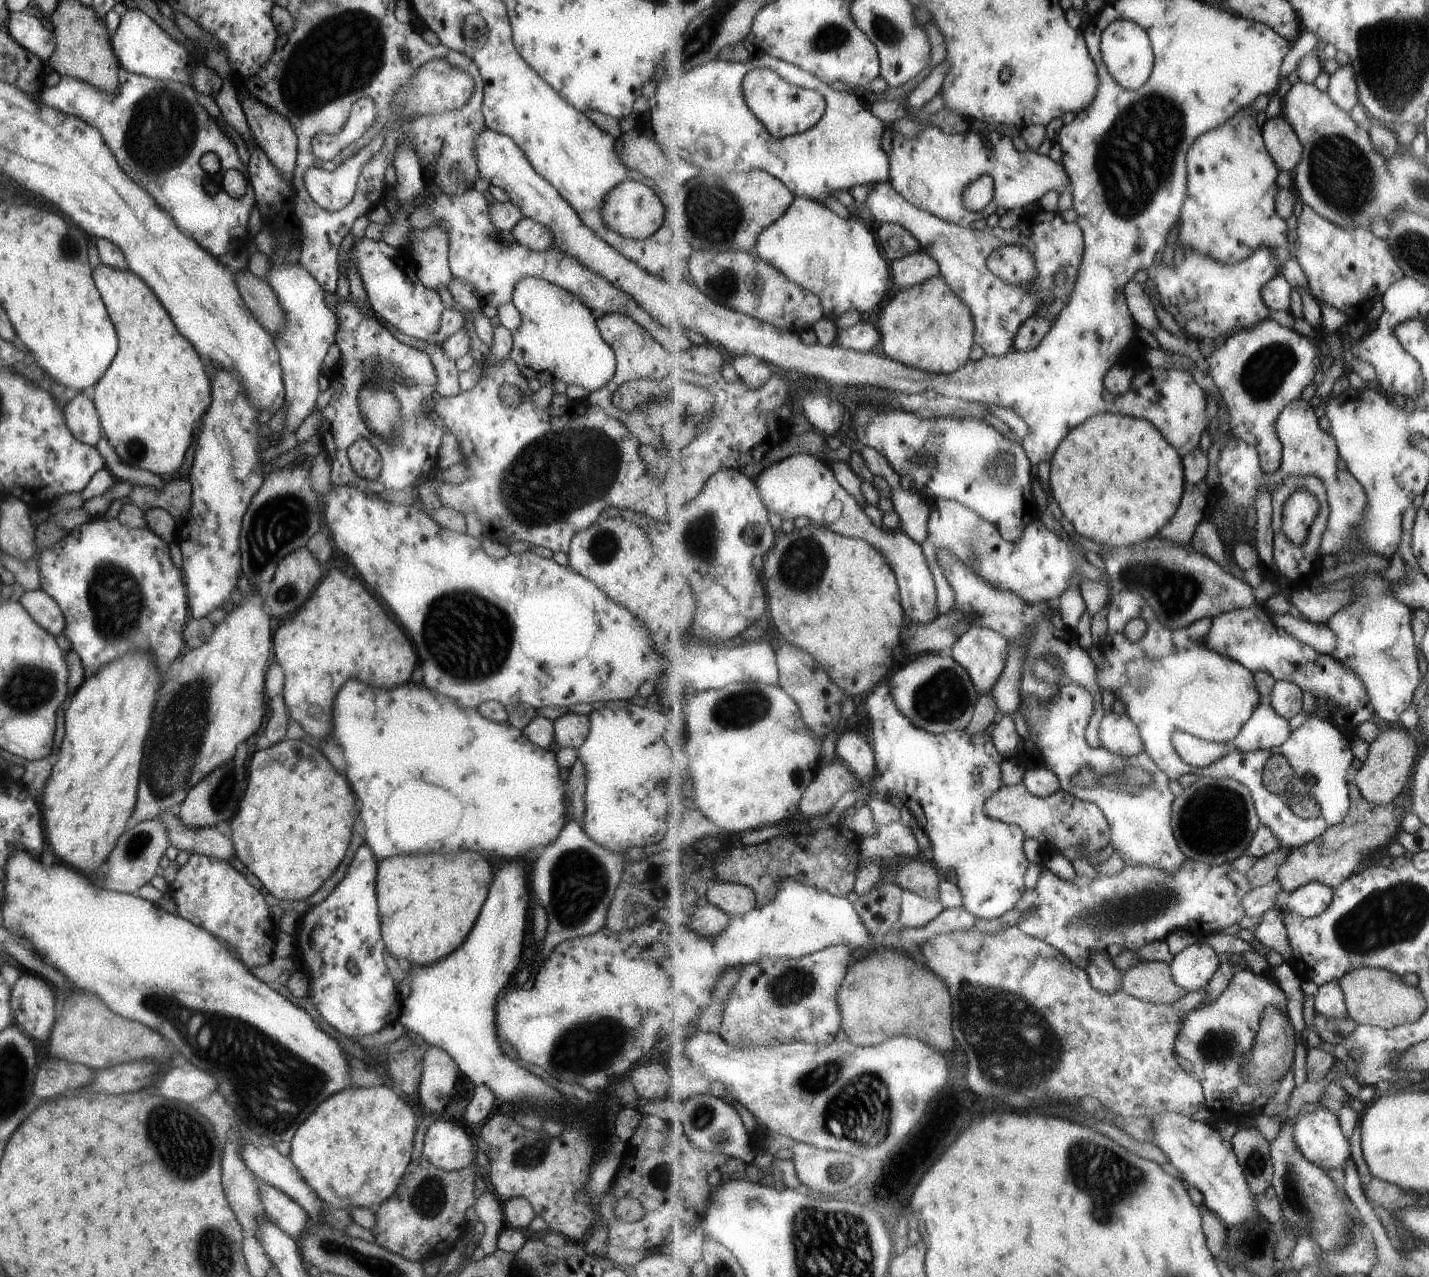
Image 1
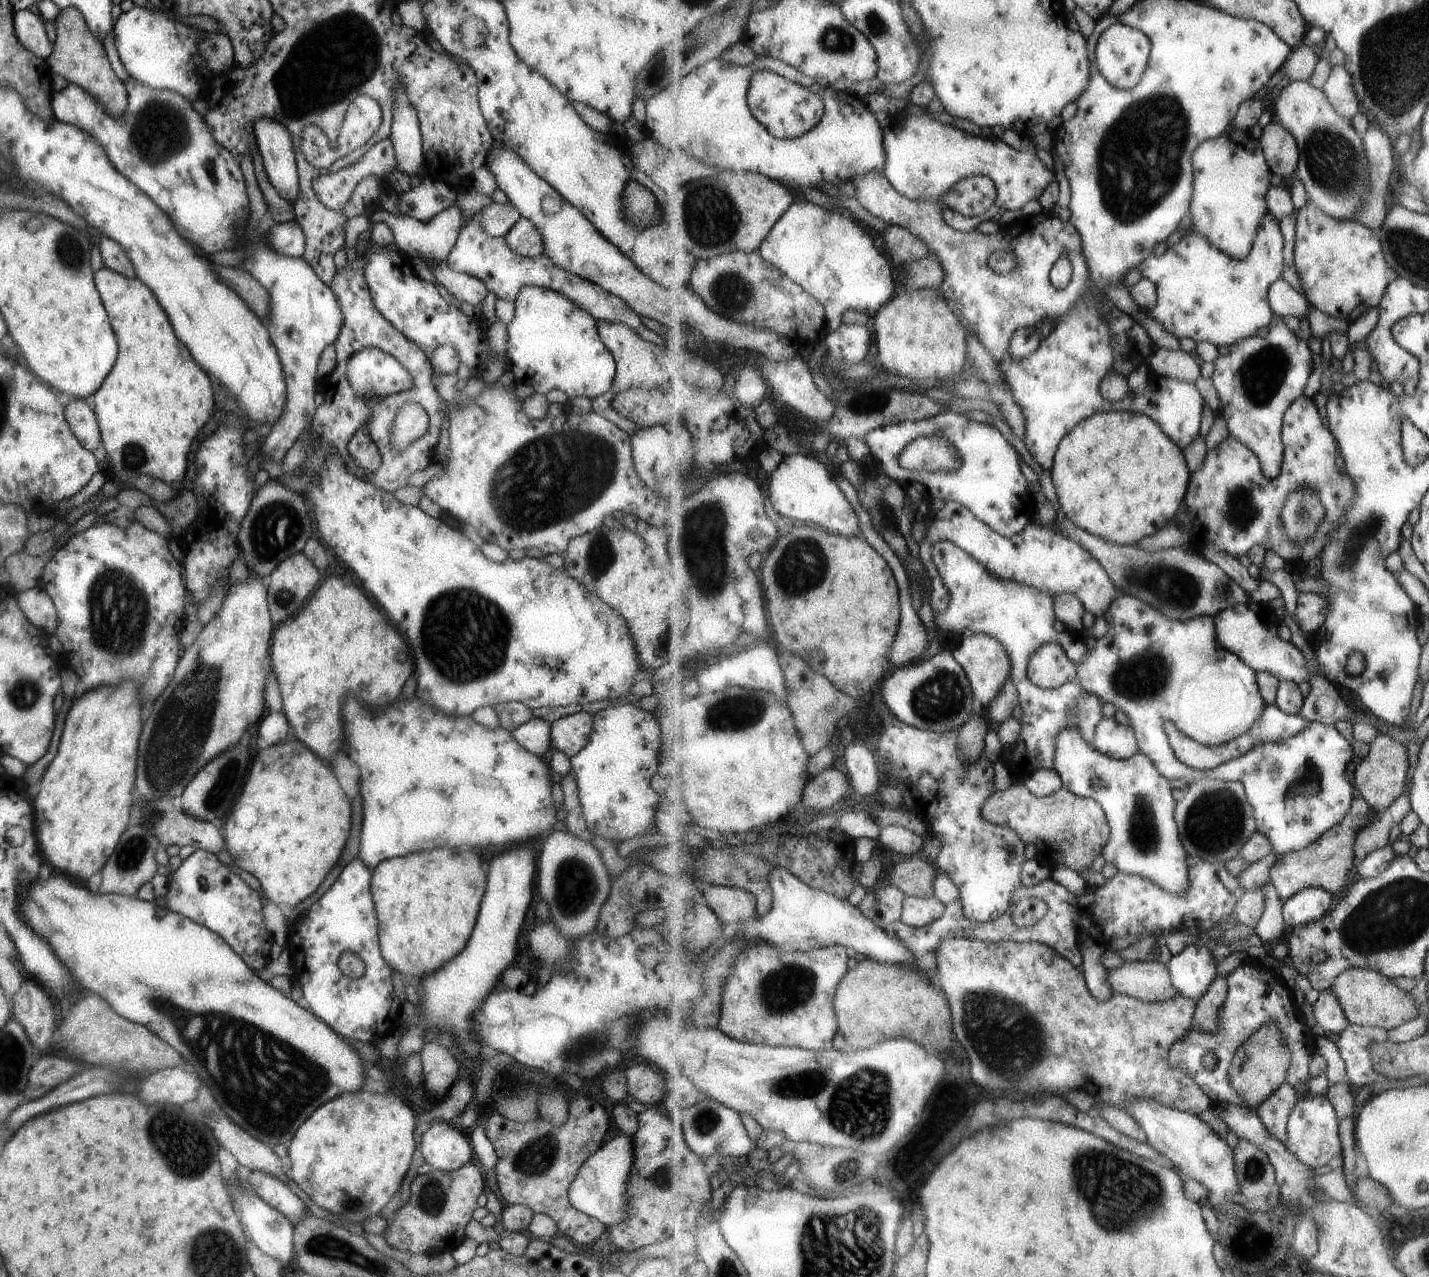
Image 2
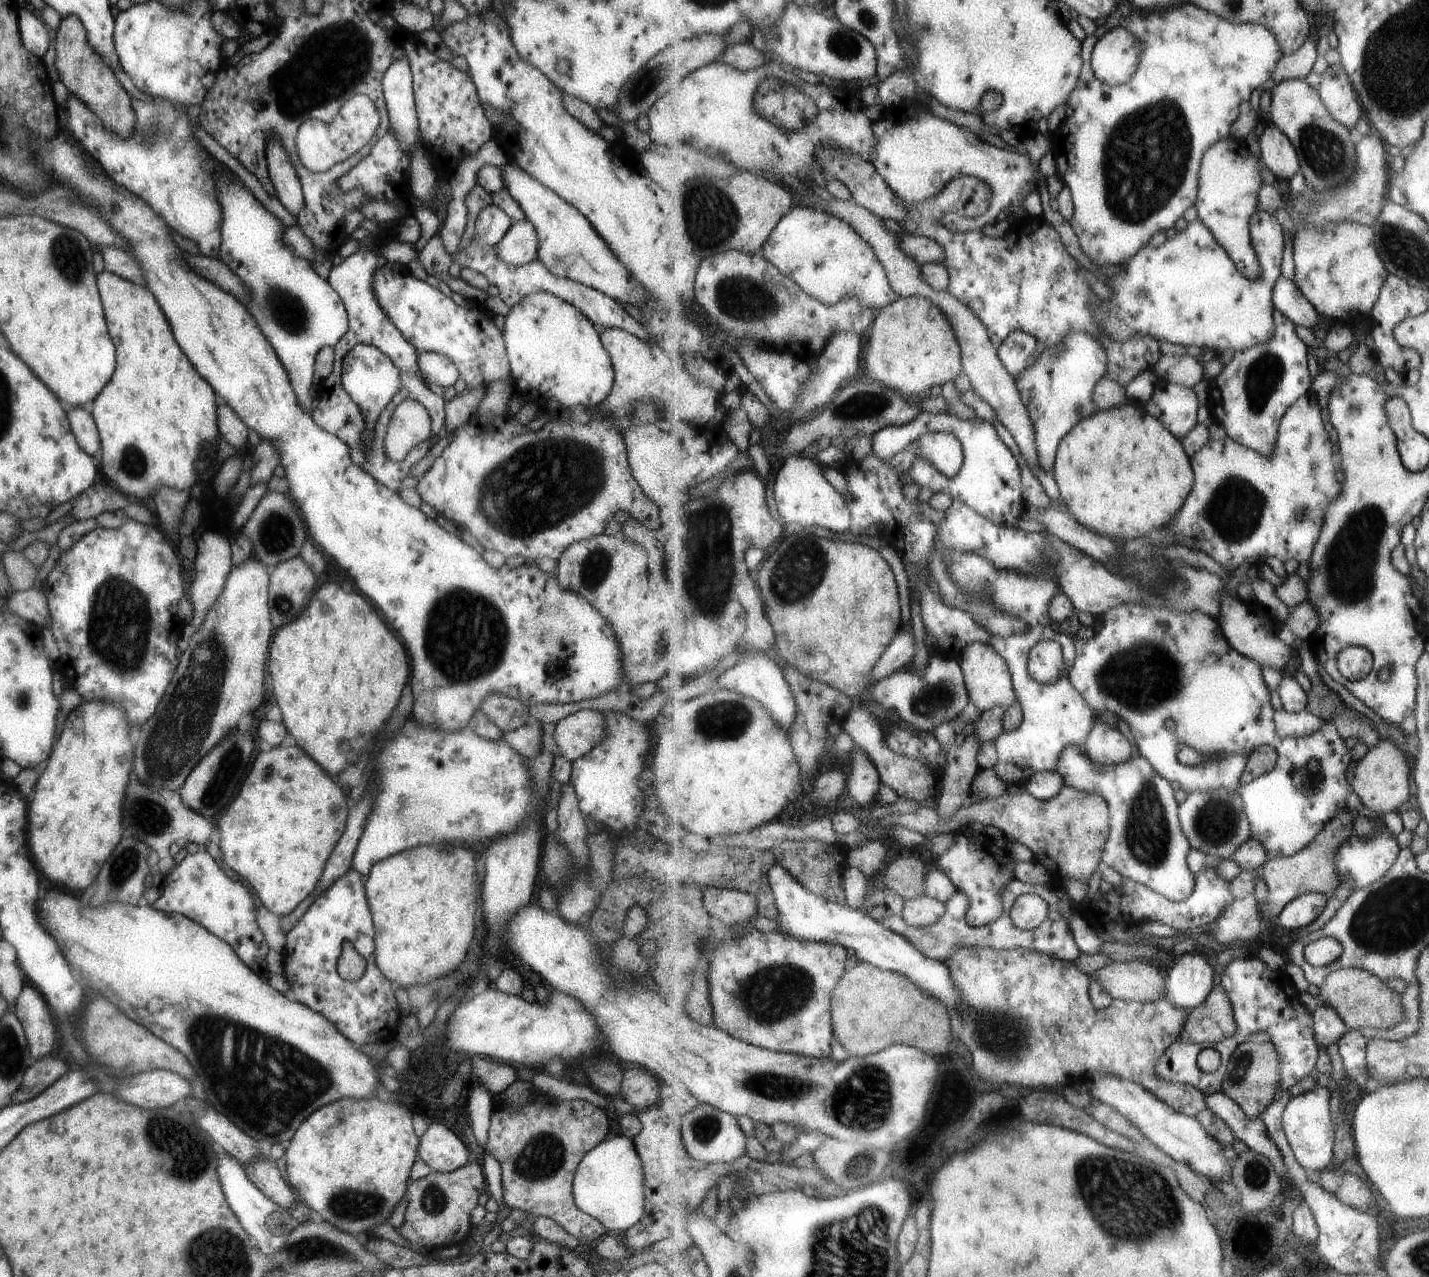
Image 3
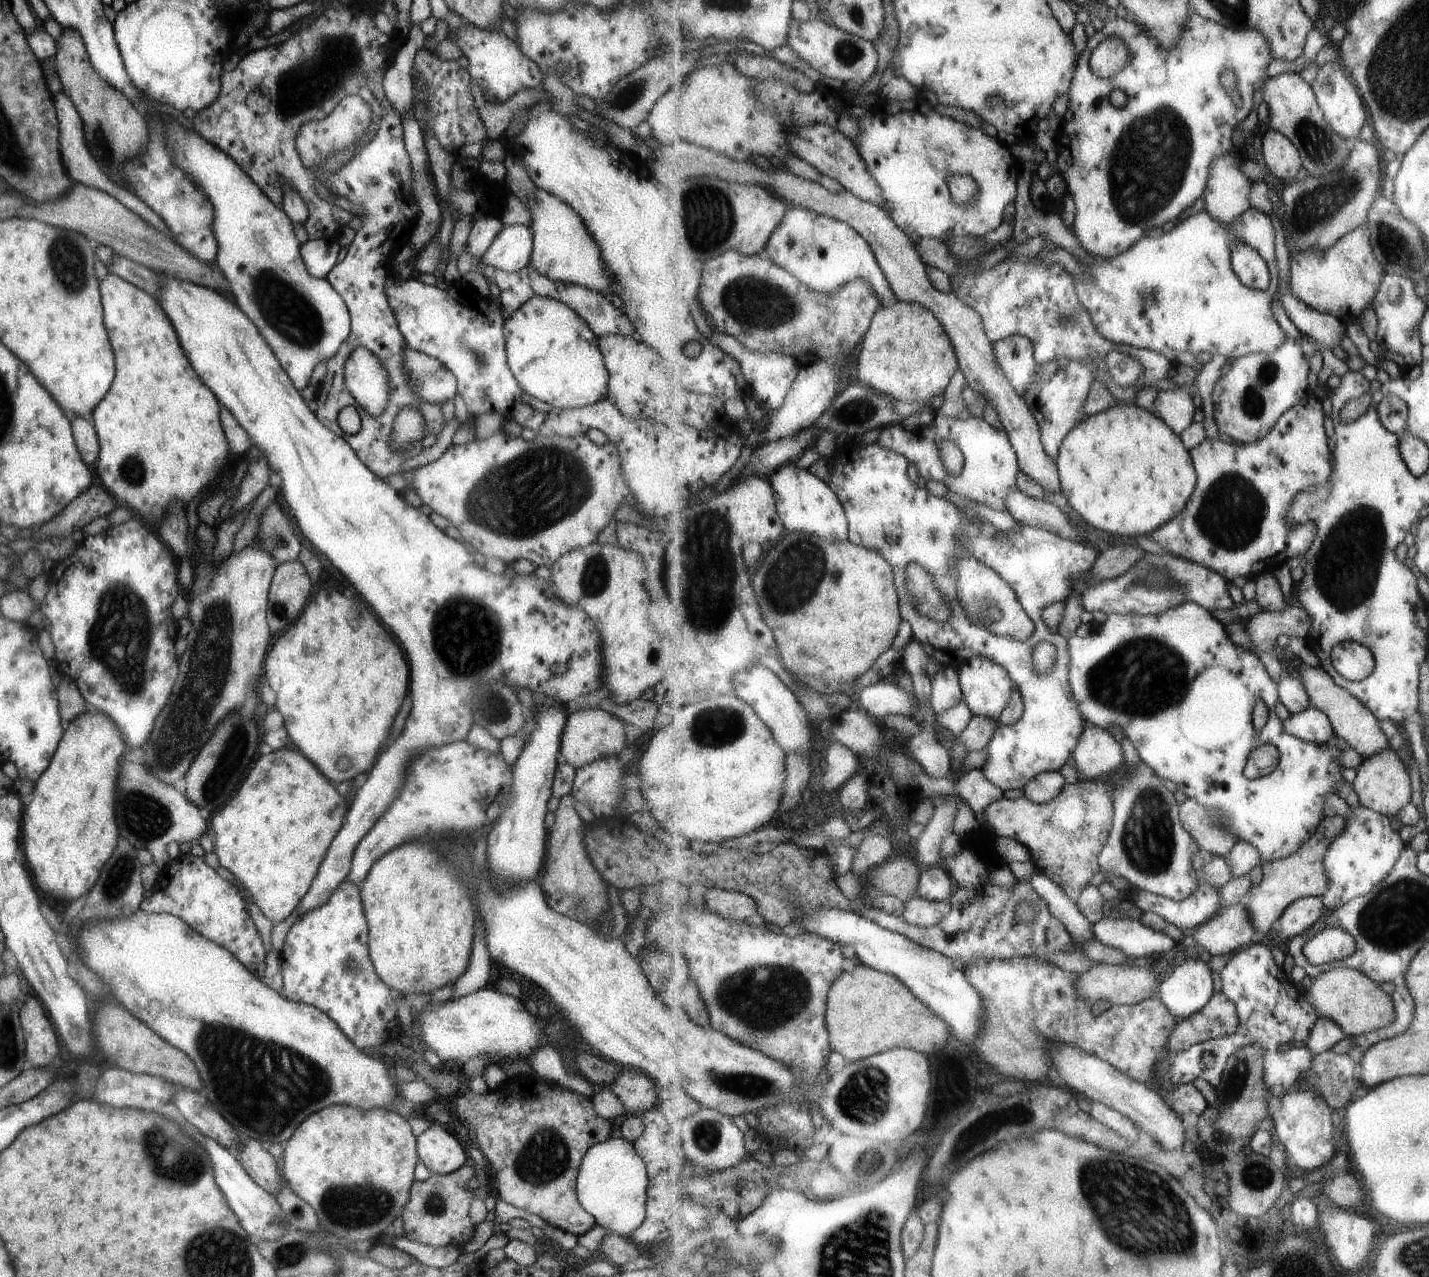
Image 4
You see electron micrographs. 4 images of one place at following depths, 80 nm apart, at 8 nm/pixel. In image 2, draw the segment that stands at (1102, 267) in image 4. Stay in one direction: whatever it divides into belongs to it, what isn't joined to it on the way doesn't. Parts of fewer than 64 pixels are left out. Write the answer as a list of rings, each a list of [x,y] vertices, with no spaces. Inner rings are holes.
[[[1271,214],[1265,216],[1264,224],[1261,224],[1260,232],[1257,232],[1252,255],[1247,260],[1236,261],[1221,252],[1207,236],[1203,237],[1192,230],[1163,255],[1157,257],[1151,254],[1137,266],[1141,277],[1156,287],[1155,305],[1145,307],[1145,310],[1177,340],[1186,338],[1195,344],[1208,342],[1221,351],[1227,351],[1233,344],[1241,344],[1241,340],[1249,340],[1249,336],[1257,336],[1272,326],[1275,314],[1269,302],[1269,288],[1283,278],[1283,248],[1285,244],[1279,220]]]

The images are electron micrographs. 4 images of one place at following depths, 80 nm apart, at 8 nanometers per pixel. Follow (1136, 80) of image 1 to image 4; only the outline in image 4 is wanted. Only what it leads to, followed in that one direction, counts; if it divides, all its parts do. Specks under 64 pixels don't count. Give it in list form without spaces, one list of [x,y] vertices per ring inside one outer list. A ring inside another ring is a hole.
[[[1113,37],[1099,43],[1096,50],[1092,52],[1093,72],[1105,79],[1118,75],[1131,62],[1129,47],[1121,37]]]

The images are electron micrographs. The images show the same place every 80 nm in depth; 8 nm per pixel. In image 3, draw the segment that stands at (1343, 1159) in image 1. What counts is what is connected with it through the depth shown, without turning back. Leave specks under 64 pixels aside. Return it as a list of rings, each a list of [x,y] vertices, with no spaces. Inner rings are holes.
[[[1317,1086],[1309,1092],[1304,1092],[1289,1100],[1285,1112],[1283,1112],[1283,1132],[1293,1150],[1297,1161],[1309,1172],[1316,1175],[1317,1170],[1330,1168],[1333,1164],[1333,1152],[1335,1152],[1335,1124],[1333,1114],[1329,1108],[1331,1094],[1327,1088]]]

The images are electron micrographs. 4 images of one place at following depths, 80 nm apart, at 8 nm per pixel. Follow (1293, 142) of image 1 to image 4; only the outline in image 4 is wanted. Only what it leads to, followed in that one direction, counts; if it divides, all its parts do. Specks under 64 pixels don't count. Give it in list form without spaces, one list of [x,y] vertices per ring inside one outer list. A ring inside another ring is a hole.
[[[1270,128],[1264,134],[1261,147],[1266,166],[1281,180],[1294,181],[1295,176],[1301,172],[1301,168],[1304,168],[1296,144],[1275,129]]]

